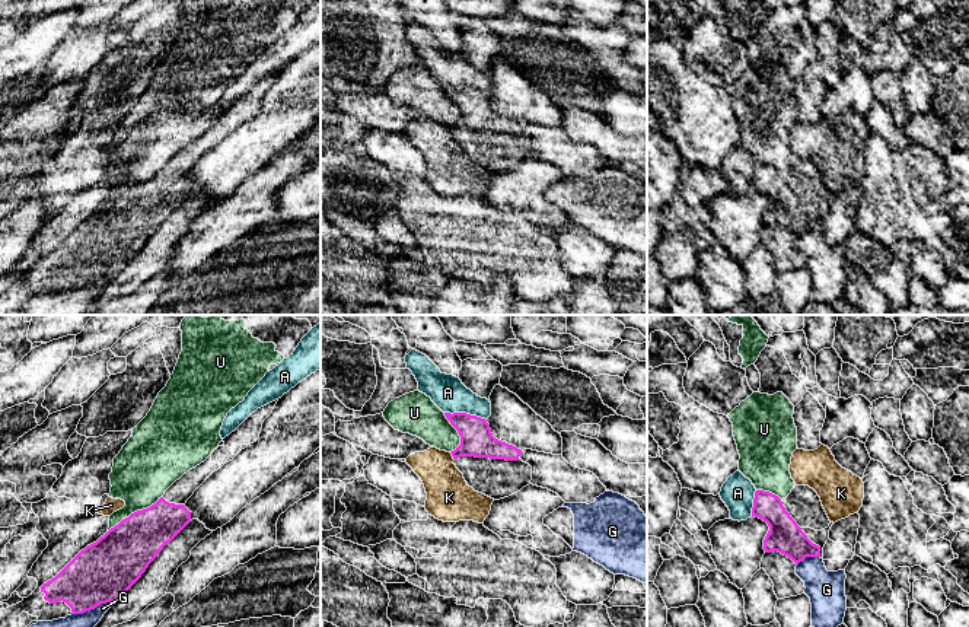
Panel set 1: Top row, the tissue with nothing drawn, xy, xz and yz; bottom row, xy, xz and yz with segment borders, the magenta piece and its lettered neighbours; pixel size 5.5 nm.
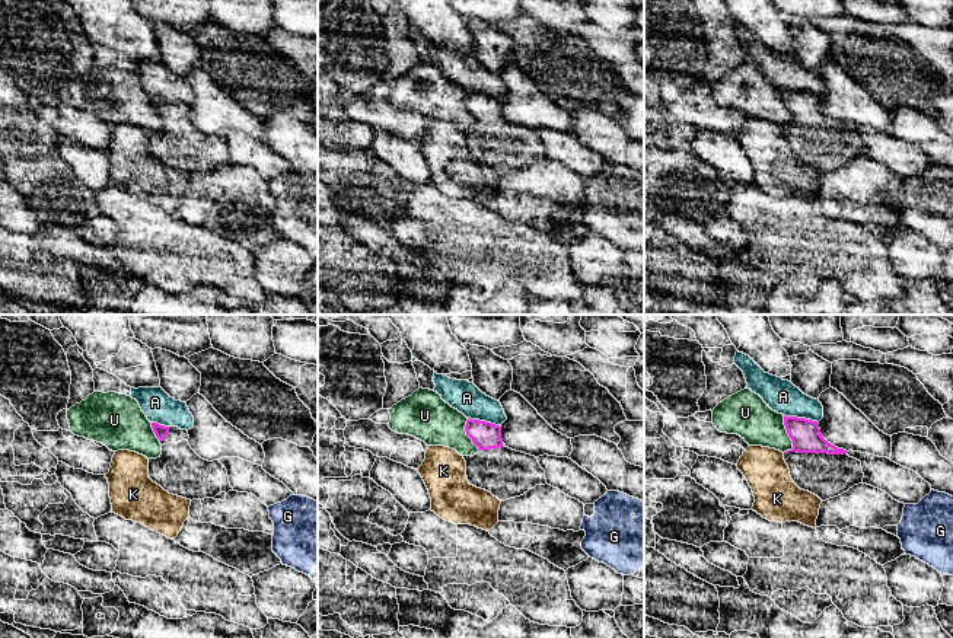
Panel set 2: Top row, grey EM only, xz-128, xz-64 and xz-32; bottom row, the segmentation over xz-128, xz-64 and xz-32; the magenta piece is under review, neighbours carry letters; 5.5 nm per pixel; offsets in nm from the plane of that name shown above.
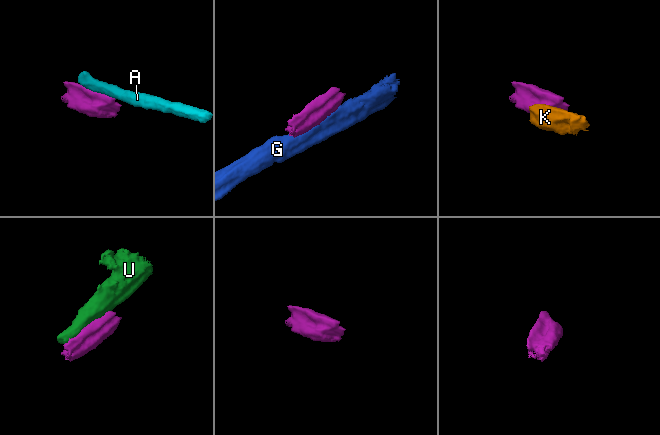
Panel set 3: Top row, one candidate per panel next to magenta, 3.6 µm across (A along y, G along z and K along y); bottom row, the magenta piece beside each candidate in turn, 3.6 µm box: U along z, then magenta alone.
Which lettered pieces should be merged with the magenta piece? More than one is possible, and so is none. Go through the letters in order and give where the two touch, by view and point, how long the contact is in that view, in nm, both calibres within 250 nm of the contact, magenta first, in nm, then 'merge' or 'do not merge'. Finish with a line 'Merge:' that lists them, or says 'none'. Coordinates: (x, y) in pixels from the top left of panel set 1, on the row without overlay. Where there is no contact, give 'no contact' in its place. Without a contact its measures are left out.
A: meets magenta in xz at (465, 86); contact 240 nm long; 180 nm thick on the magenta side, 190 nm on the other; do not merge
G: meets magenta in xy at (93, 282); contact 240 nm long; 320 nm thick on the magenta side, 240 nm on the other; do not merge
K: meets magenta in xz at (452, 129); contact 50 nm long; 180 nm thick on the magenta side, 260 nm on the other; do not merge
U: meets magenta in xy at (134, 185); contact 360 nm long; 300 nm thick on the magenta side, 340 nm on the other; do not merge
Merge: none

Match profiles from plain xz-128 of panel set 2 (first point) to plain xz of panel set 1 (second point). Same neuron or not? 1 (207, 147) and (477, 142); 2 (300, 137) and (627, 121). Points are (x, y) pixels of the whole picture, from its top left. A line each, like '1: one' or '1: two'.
1: one
2: two

